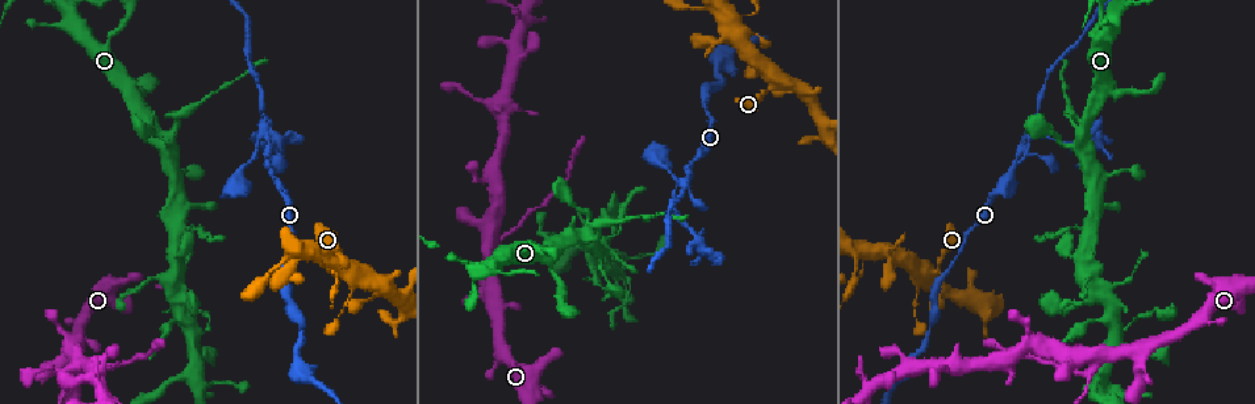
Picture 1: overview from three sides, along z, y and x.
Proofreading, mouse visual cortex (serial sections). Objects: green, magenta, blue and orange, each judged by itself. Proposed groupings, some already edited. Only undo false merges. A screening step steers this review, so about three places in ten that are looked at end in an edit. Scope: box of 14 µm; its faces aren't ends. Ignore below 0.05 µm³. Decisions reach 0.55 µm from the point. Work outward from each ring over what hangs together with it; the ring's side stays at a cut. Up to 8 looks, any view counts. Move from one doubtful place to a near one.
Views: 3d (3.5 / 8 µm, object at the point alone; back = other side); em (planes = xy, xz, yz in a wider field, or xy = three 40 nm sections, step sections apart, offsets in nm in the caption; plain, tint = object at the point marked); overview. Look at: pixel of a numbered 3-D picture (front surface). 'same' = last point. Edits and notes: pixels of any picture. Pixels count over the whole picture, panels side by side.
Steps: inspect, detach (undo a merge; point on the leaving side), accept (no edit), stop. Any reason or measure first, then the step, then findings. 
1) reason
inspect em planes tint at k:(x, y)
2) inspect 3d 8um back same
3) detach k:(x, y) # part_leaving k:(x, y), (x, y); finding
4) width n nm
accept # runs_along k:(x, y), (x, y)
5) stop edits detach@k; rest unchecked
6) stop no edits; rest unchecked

abrupt turn
inspect 3d 3.5um back at 1:(1027, 134)

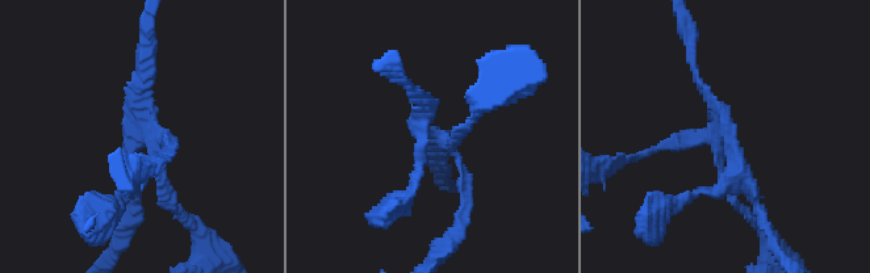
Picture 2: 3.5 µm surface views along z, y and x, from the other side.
arms 4; arm_widths 150, 150, 150, 200 nm; shape alone is not enough
inspect em xy step 2 tint at 2:(141, 136)

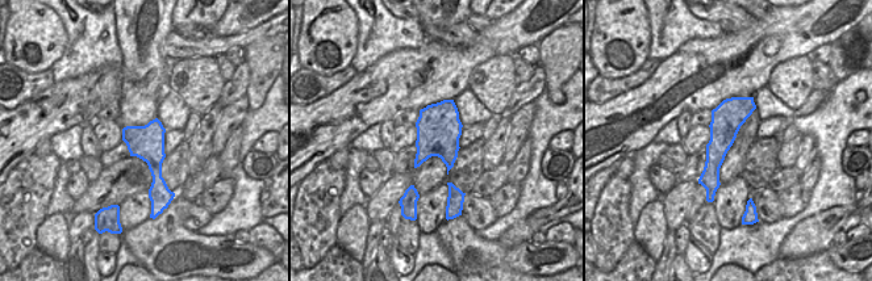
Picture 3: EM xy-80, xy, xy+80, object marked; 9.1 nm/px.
detach 2:(465, 200) # part_leaving 2:(456, 158), (460, 232), (433, 263); a second cell is stuck on

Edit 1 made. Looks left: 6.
four arms meet
inspect 3d 3.5um back at 1:(931, 274)

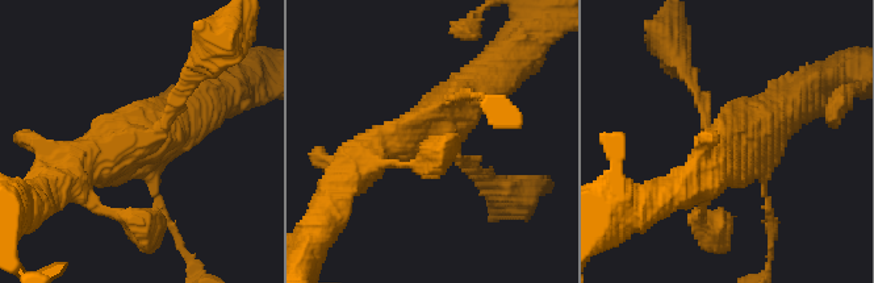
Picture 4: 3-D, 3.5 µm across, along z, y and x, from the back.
arms 4; arm_widths 150, 150, 450, 600 nm; shape alone is not enough
inspect em xy step 2 tint at 4:(146, 133)

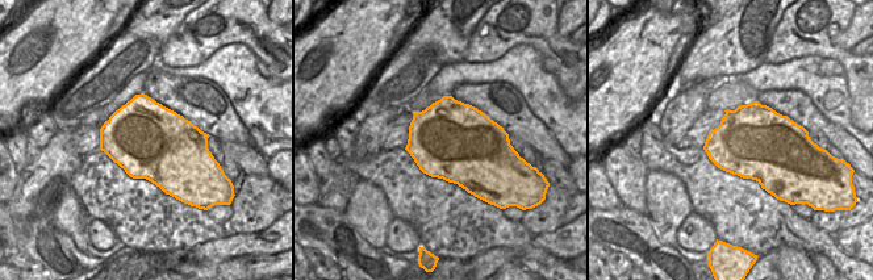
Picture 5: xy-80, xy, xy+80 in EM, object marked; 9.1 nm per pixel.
accept # runs_along 4:(688, 79), (715, 136), (789, 107); all the same cell

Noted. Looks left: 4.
abrupt turn
inspect 3d 3.5um at 1:(729, 42)

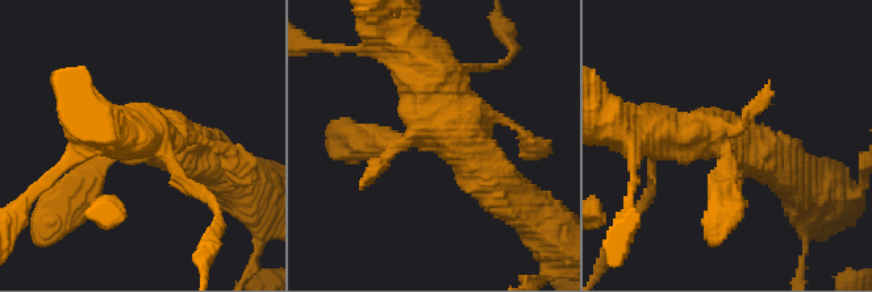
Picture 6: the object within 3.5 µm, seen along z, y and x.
now the EM
inspect em xy step 2 tint at 6:(721, 144)

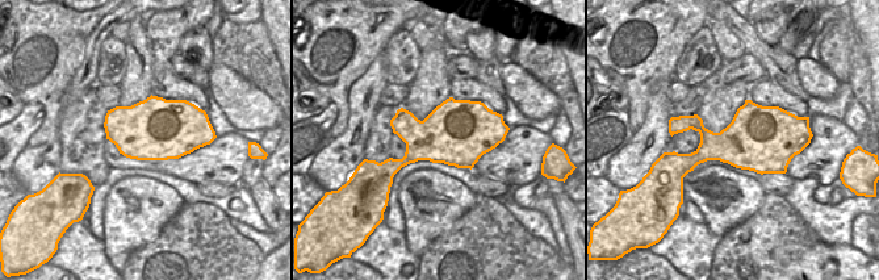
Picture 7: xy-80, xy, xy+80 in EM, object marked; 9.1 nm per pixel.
accept # all the same cell

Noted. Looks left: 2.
stop edits detach@2; rest unchecked

